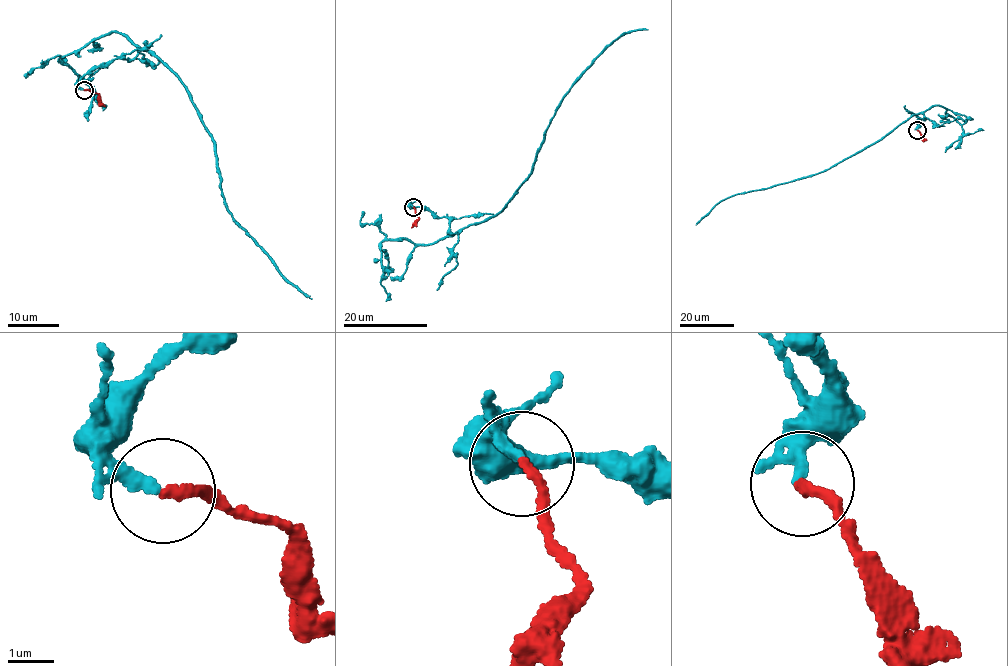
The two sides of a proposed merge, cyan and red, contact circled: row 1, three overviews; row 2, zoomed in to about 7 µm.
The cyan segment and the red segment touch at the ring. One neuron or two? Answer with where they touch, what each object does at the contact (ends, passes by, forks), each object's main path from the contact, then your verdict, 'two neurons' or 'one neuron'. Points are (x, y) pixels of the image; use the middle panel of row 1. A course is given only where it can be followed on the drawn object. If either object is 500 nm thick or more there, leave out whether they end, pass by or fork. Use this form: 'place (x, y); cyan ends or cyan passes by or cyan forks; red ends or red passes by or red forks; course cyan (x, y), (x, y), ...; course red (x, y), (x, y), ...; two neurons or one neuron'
place (413, 207); cyan ends; red ends; course cyan (413, 207), (446, 217), (451, 232), (459, 233), (496, 216), (531, 171), (562, 96), (621, 36), (647, 29); course red (413, 207), (418, 217), (416, 227); one neuron

